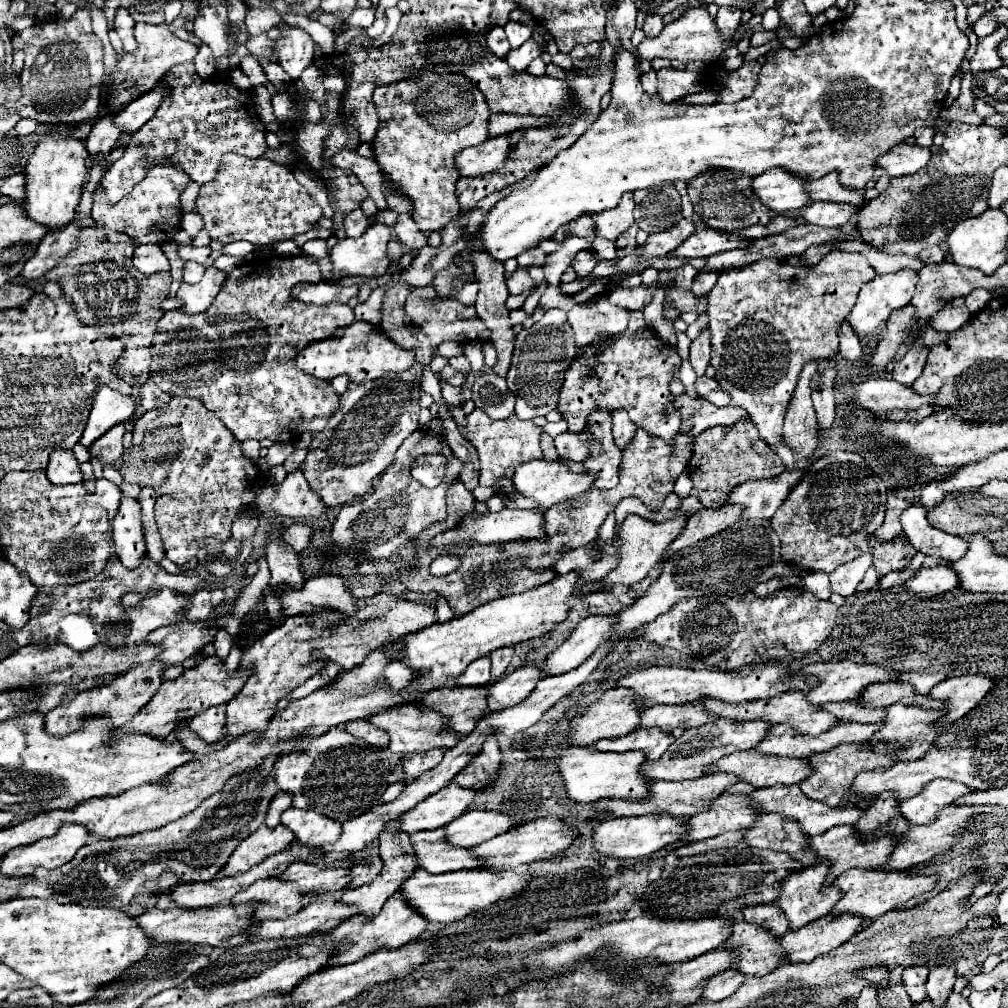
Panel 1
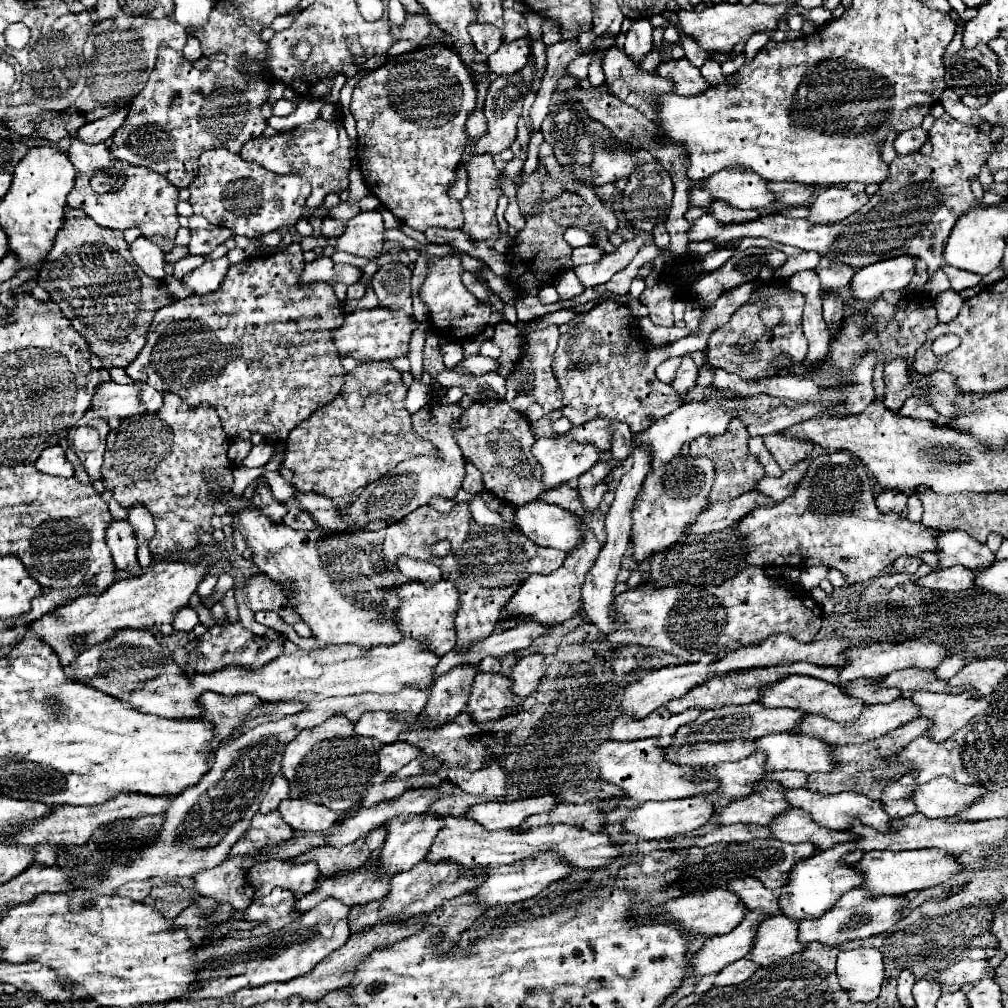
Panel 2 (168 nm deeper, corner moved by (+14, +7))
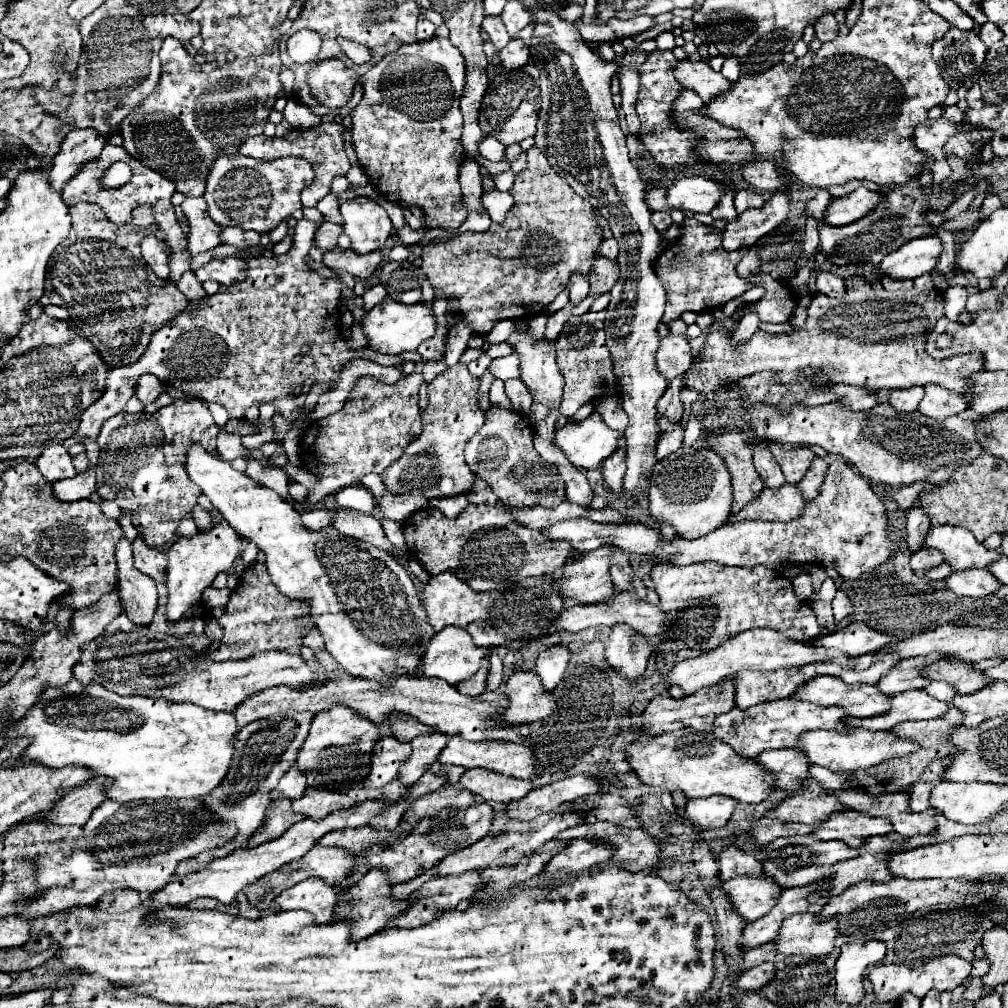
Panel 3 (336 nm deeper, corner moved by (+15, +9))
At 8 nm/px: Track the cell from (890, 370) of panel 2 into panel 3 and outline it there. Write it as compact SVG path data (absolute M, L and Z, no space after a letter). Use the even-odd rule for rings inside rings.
M911 386L905 390L893 390L889 404L897 410L897 412L915 412L919 402L923 398L923 388L921 386Z

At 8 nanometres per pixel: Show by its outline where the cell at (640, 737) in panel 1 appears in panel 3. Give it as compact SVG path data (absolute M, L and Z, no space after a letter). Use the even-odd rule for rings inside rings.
M727 678L723 684L705 688L705 690L697 690L691 696L685 698L671 698L667 692L659 694L655 700L651 700L651 704L647 706L647 712L643 714L647 718L647 728L645 728L645 736L657 736L663 732L675 732L681 728L695 728L695 730L703 730L703 732L711 732L713 730L713 722L719 714L731 712L735 708L733 702L733 678Z

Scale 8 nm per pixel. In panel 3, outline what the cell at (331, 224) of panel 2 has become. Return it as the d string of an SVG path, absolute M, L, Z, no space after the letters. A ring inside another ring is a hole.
M323 222L315 234L315 246L319 246L321 252L333 250L337 246L337 238L341 232L343 232L341 226L337 226L333 222Z

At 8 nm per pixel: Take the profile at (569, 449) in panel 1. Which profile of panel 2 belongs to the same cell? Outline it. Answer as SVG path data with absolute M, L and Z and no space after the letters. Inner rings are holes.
M596 418L590 420L578 428L568 430L564 436L570 436L572 440L594 444L598 450L606 452L610 448L610 420L608 418Z

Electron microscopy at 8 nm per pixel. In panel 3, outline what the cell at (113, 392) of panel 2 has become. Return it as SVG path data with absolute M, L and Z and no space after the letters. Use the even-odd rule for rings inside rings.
M145 374L139 378L139 384L135 388L135 396L143 402L143 404L151 404L155 402L155 398L167 390L167 384L163 380L159 380L157 376Z

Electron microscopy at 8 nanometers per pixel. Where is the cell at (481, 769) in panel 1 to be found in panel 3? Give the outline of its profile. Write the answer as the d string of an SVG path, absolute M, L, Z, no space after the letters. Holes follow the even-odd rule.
M485 768L467 770L461 776L459 784L487 802L503 802L503 804L513 802L513 800L521 800L527 792L533 790L531 780L519 780L513 776L495 774Z

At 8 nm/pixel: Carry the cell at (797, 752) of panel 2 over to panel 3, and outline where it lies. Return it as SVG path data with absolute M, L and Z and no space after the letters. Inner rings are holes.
M855 728L851 732L833 732L833 730L817 730L817 732L807 732L801 734L799 738L799 750L803 750L809 756L811 764L825 766L829 770L859 770L859 768L869 768L877 766L889 758L905 756L911 752L917 752L921 746L913 740L905 740L895 736L893 732L881 732L881 730L861 730Z

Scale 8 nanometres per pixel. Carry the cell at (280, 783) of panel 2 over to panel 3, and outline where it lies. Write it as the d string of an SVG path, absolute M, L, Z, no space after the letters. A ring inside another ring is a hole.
M293 766L293 768L281 778L281 782L279 782L279 786L277 786L277 794L287 796L287 798L301 798L301 794L305 794L307 788L309 788L307 776Z

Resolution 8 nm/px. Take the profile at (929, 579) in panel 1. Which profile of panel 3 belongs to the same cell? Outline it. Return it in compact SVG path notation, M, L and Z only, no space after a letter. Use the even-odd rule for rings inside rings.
M959 570L953 572L945 580L945 584L949 590L961 596L975 596L975 598L995 594L1001 588L1001 584L997 584L997 578L993 578L993 574L987 574L987 570Z

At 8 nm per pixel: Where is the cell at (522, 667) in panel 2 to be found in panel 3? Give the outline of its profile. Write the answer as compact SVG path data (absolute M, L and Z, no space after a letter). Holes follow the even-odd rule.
M553 646L539 654L533 672L543 680L543 686L547 690L553 690L561 682L565 668L569 666L569 660L571 652L565 646Z

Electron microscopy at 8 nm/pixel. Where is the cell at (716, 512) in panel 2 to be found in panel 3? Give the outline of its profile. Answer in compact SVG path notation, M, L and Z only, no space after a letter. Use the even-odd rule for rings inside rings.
M785 484L777 492L765 488L757 500L753 500L737 516L731 516L729 522L741 522L741 520L789 522L793 518L799 518L803 512L805 512L805 498L801 490L797 490L793 484Z

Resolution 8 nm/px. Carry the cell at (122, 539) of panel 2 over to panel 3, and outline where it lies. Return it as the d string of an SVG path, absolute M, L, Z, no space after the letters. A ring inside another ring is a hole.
M127 538L117 544L117 568L119 568L119 596L123 610L131 622L147 626L153 620L157 608L155 582L133 566L131 542Z

